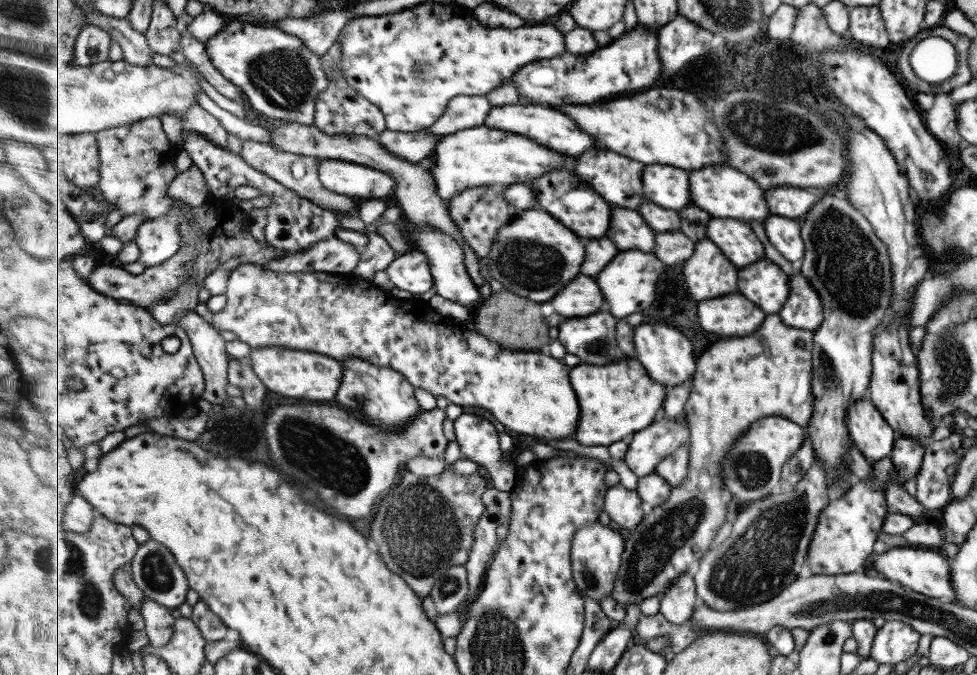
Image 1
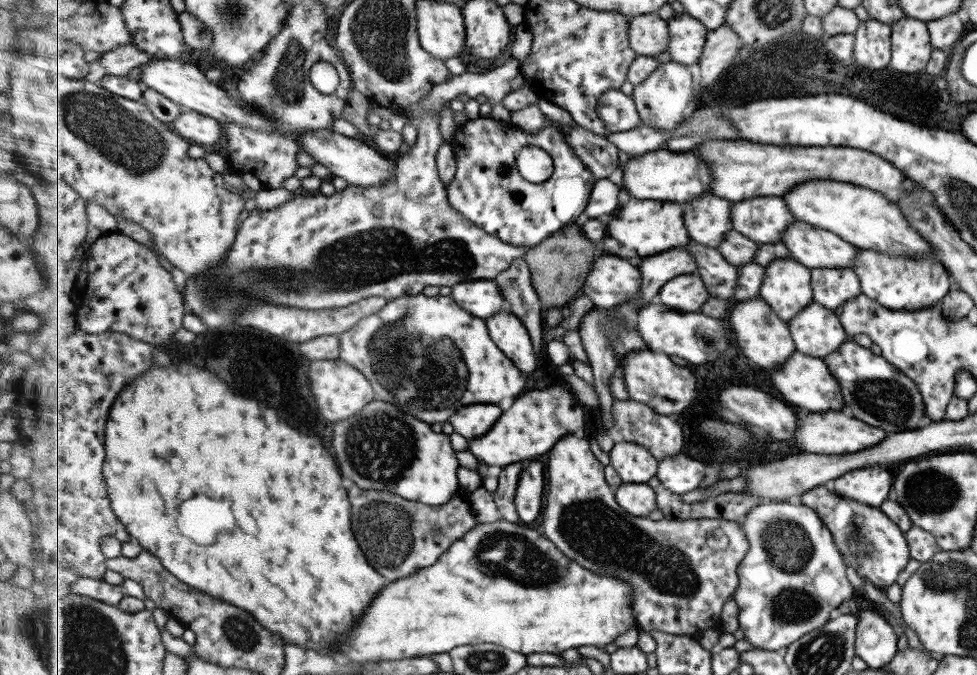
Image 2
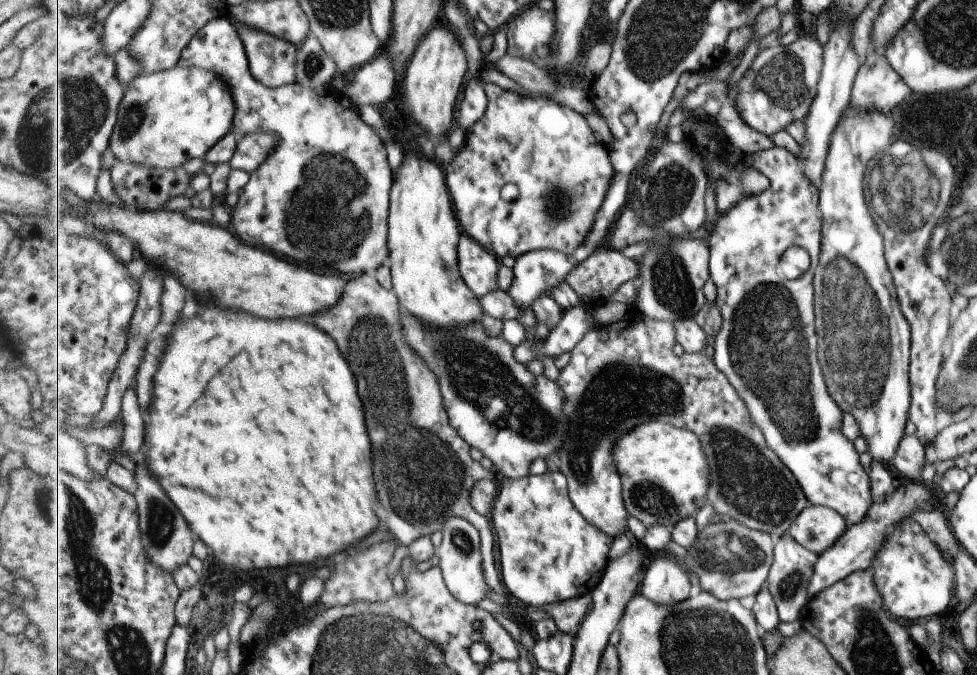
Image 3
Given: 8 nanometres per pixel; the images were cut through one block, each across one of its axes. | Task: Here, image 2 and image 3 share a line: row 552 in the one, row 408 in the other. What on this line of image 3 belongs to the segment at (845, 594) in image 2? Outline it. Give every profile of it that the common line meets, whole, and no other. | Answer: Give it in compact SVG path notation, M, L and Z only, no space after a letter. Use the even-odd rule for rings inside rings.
M773 147L771 149L759 150L759 152L745 153L742 159L747 166L763 172L763 176L767 176L771 182L771 186L755 196L749 196L745 200L741 200L739 204L733 206L730 212L719 214L718 220L715 222L715 229L709 237L710 246L710 278L715 282L718 290L716 304L723 314L723 328L717 334L717 337L712 340L710 346L711 356L718 368L727 376L731 385L738 390L739 396L746 402L751 418L755 420L755 424L759 424L759 428L763 430L763 434L767 438L767 445L778 454L779 458L785 462L785 465L795 474L797 481L802 485L803 492L806 493L807 499L812 505L820 505L829 509L834 509L841 517L845 518L847 526L853 526L857 522L863 522L867 518L867 512L871 508L871 498L869 498L869 480L867 474L863 472L857 452L853 448L853 444L841 434L841 410L837 408L837 404L831 400L831 396L827 394L823 378L821 378L821 368L817 364L815 358L815 286L813 286L813 276L815 274L806 274L800 276L799 279L787 280L787 276L781 273L779 260L781 256L791 248L791 246L802 247L810 256L811 267L815 270L815 260L819 254L819 218L817 218L817 188L813 186L813 182L805 176L798 156L791 150L784 147Z

